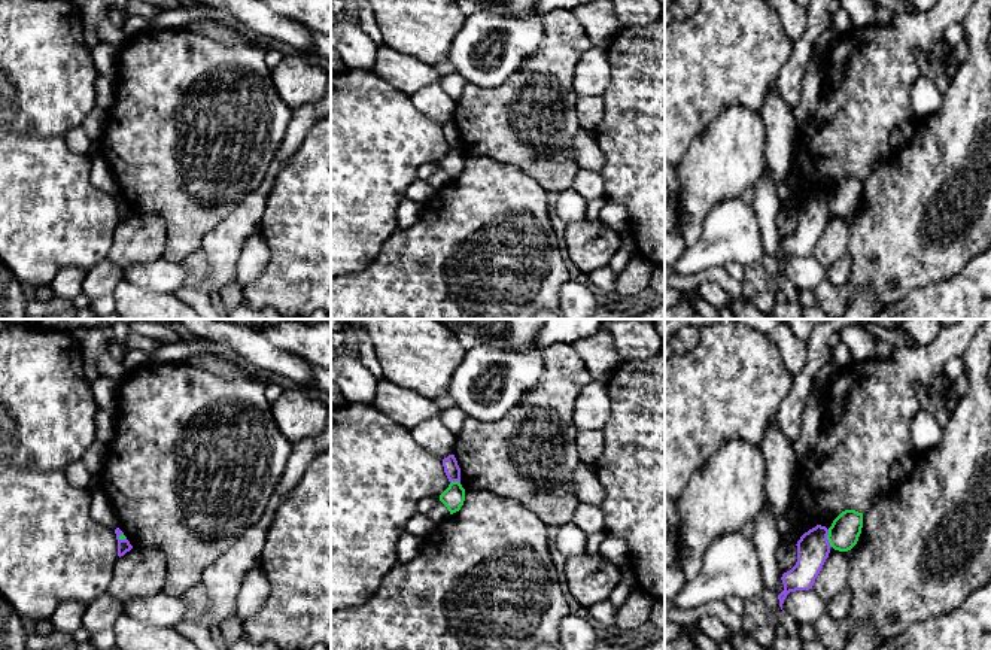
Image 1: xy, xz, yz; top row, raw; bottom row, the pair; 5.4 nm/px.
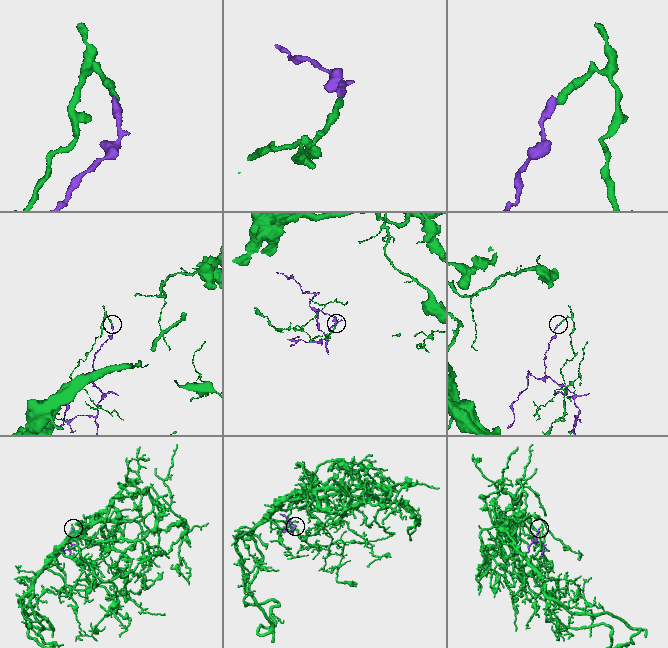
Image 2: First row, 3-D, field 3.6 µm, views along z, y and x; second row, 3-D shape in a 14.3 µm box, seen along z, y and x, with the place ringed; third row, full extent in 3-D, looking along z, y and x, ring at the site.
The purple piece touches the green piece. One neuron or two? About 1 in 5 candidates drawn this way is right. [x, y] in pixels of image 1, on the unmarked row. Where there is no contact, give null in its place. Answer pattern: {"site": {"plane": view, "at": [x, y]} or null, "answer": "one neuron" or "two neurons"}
{"site": {"plane": "yz", "at": [826, 204]}, "answer": "two neurons"}

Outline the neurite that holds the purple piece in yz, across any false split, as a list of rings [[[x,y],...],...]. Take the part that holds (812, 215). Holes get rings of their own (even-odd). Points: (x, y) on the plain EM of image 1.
[[[817,191],[805,198],[797,207],[797,228],[781,243],[784,250],[784,256],[778,261],[781,276],[784,265],[790,258],[812,255],[815,244],[830,219],[832,212],[827,201],[829,195]]]

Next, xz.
[[[449,121],[443,125],[444,139],[449,145],[449,148],[459,148],[460,149],[460,134],[457,131],[457,127],[455,121]]]

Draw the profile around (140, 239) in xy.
[[[133,213],[118,224],[107,258],[121,267],[161,259],[165,249],[165,222],[155,213]]]

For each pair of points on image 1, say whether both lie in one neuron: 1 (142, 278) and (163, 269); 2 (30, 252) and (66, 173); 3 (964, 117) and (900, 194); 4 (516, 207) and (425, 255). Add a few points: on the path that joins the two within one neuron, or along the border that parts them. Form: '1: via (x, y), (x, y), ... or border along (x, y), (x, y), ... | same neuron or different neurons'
1: via (146, 276), (158, 273) | same neuron
2: via (36, 233), (38, 209), (45, 202), (46, 193) | same neuron
3: via (958, 136), (920, 175) | same neuron
4: via (494, 225), (483, 236), (459, 239), (447, 251) | same neuron

